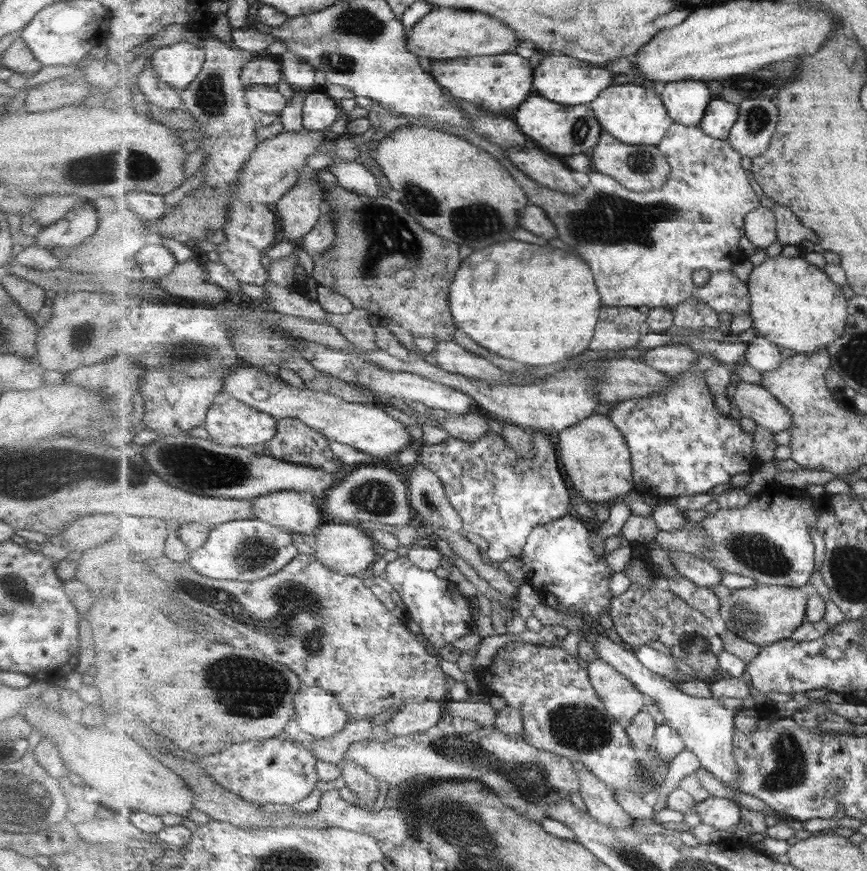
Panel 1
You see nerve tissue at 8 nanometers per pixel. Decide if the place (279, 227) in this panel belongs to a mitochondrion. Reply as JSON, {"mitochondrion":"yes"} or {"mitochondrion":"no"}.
{"mitochondrion":"no"}

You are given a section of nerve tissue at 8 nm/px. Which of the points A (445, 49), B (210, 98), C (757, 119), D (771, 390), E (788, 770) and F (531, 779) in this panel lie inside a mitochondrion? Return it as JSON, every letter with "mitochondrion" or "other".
{"A":"other","B":"mitochondrion","C":"mitochondrion","D":"other","E":"mitochondrion","F":"mitochondrion"}

